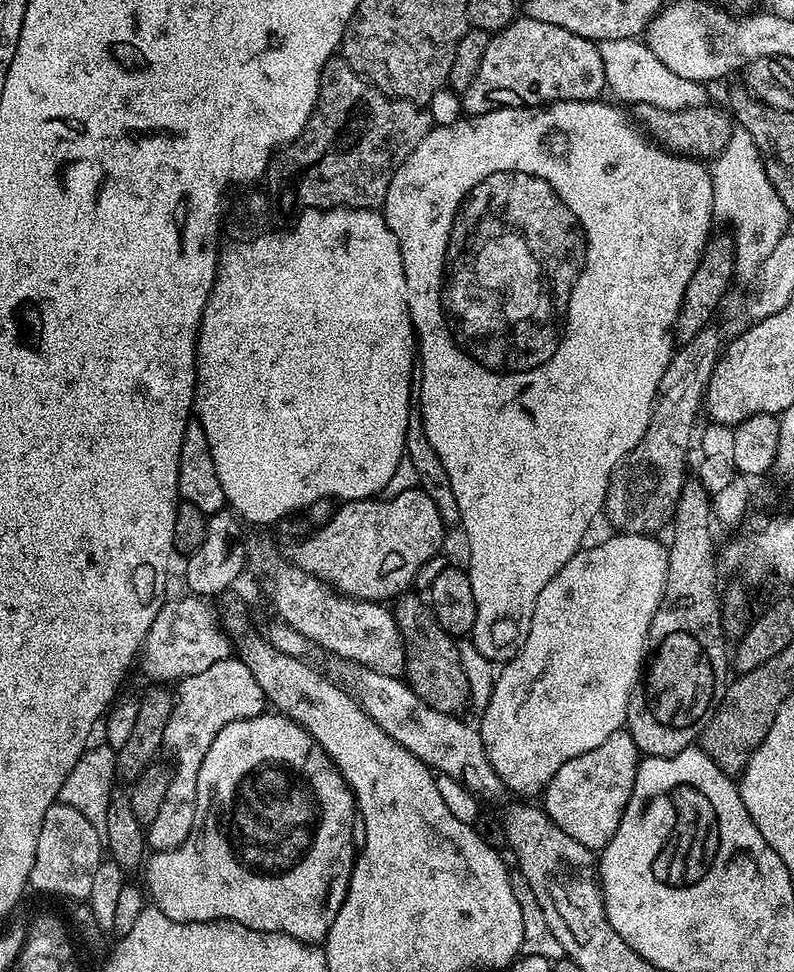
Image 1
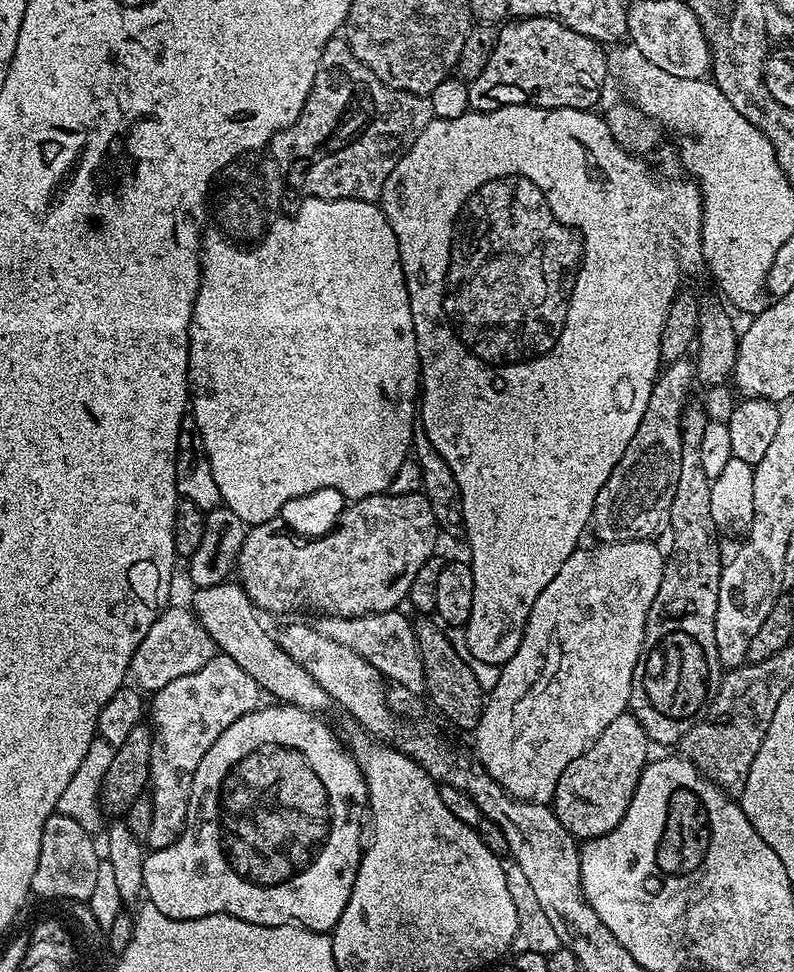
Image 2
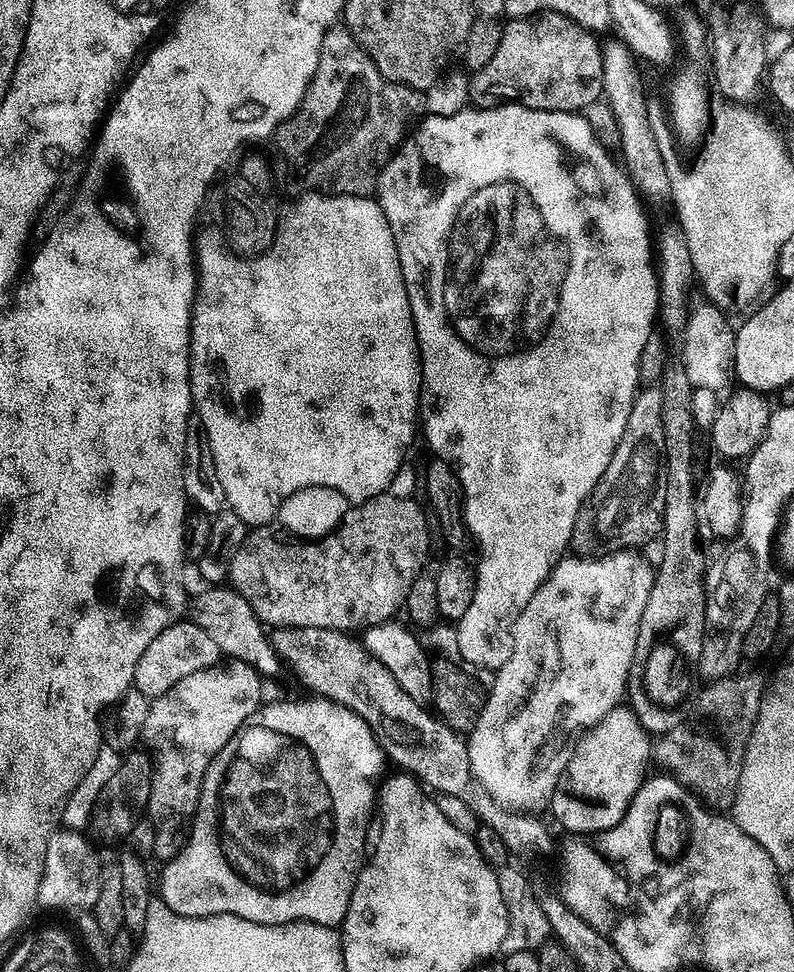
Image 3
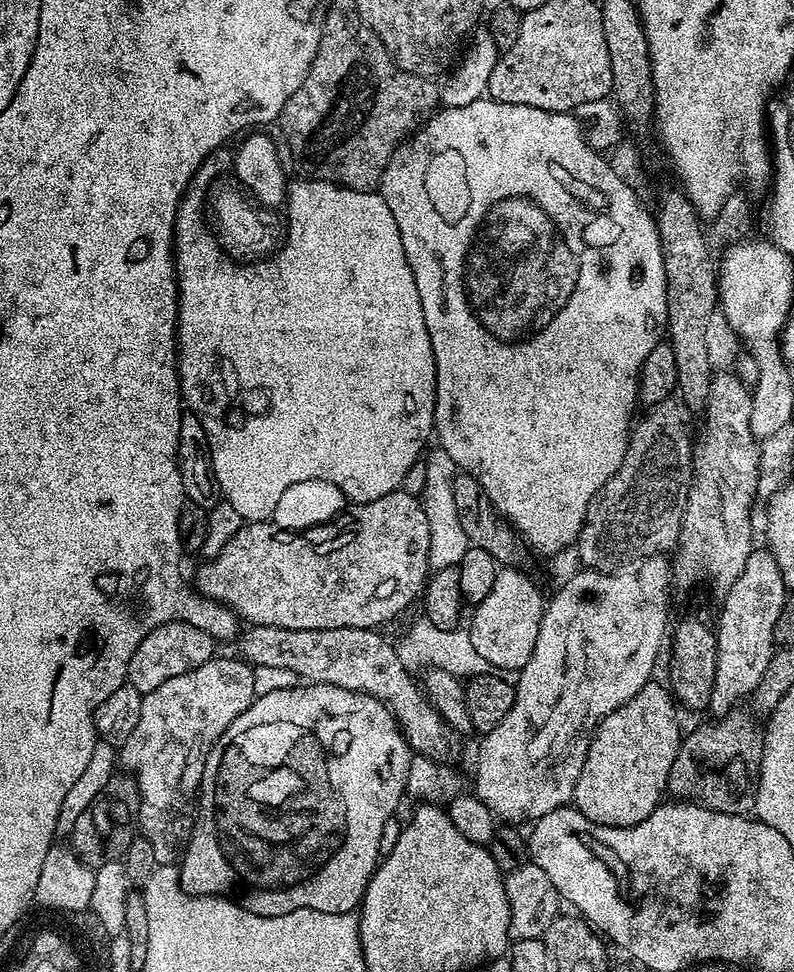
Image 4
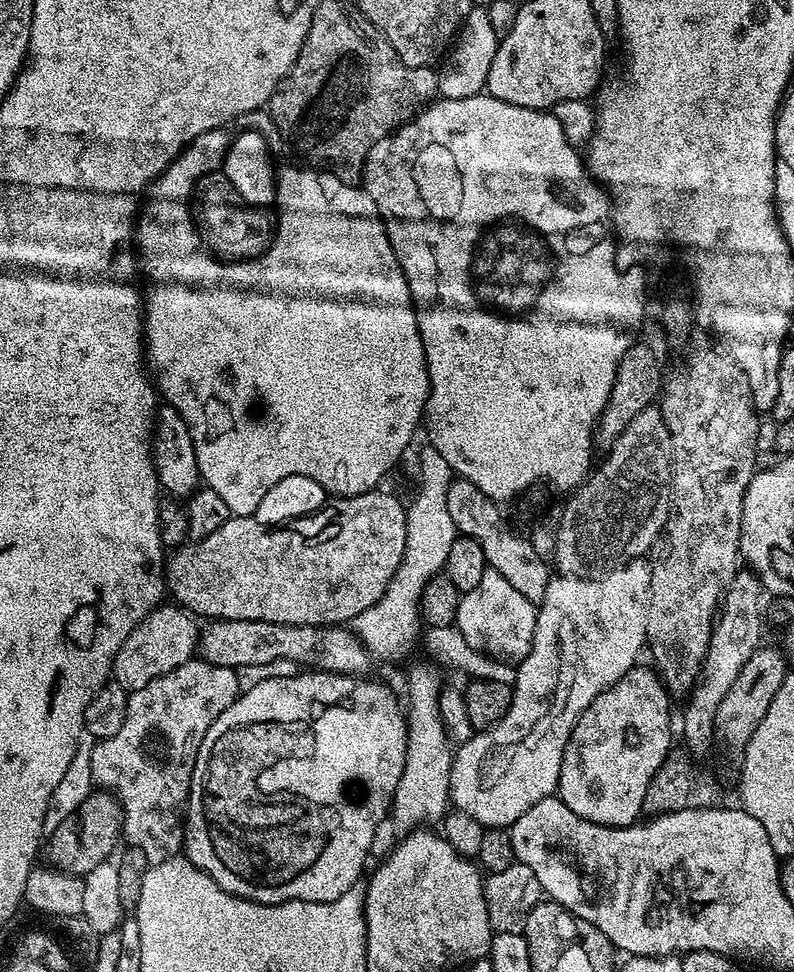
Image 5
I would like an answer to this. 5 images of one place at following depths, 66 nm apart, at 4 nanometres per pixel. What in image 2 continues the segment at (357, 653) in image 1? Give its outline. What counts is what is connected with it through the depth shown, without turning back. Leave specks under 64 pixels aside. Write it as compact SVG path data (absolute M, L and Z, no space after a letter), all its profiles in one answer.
M403 611L379 612L373 616L355 616L342 618L341 616L324 616L315 621L315 628L326 638L334 638L334 642L342 642L342 646L350 646L366 662L370 662L385 681L401 684L408 692L425 691L424 663L420 657L420 646L416 643L413 621L403 616Z

